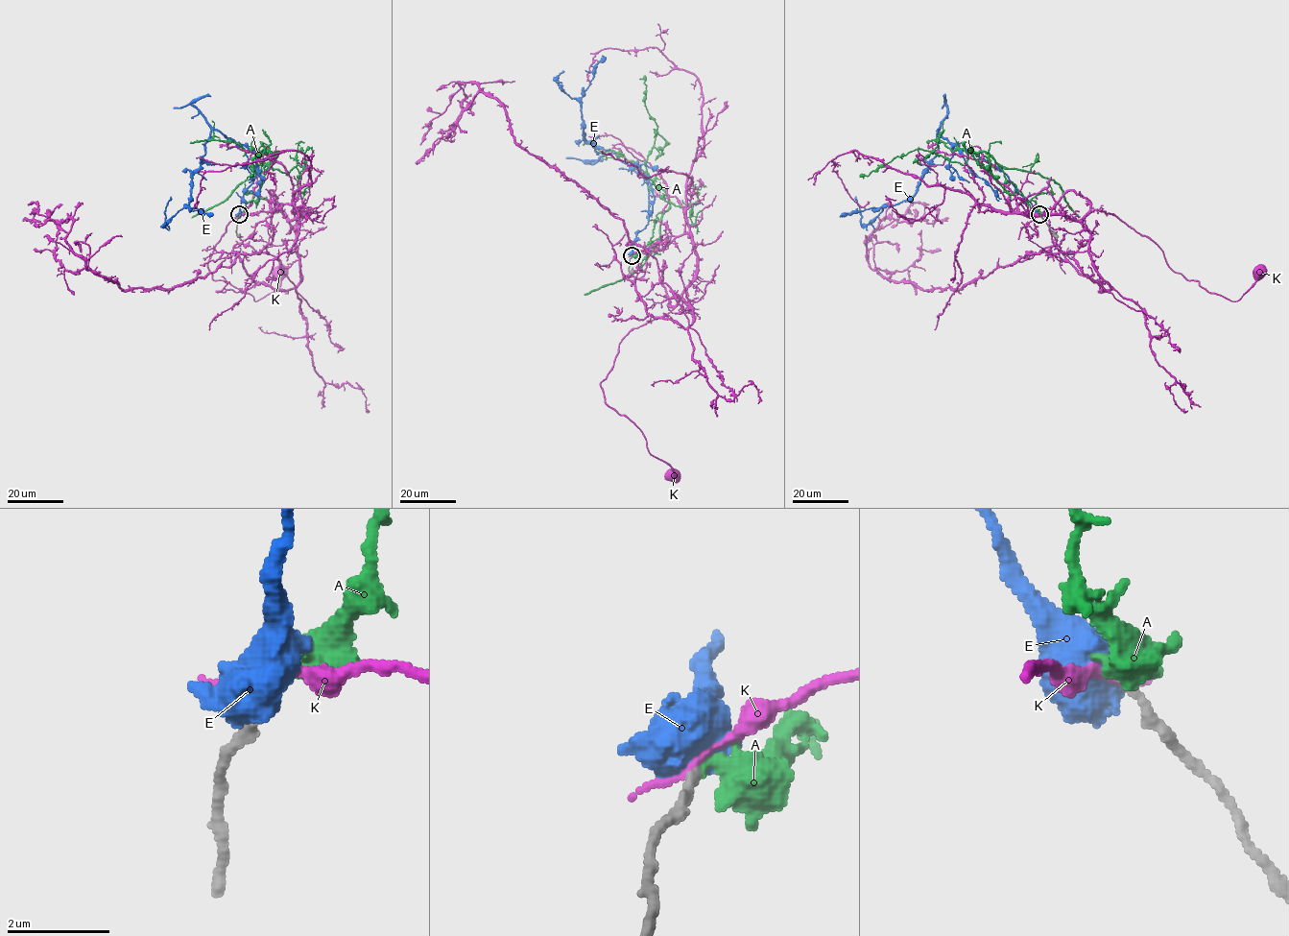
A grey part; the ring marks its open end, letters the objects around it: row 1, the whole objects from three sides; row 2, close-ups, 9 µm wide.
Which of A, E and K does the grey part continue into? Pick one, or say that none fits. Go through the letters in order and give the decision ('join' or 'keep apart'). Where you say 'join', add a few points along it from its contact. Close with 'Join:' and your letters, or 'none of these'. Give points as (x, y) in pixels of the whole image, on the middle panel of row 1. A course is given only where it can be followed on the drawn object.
A: join | via (632, 255), (669, 207), (667, 194), (646, 170), (656, 125), (639, 79)
E: keep apart
K: keep apart
Join: A

